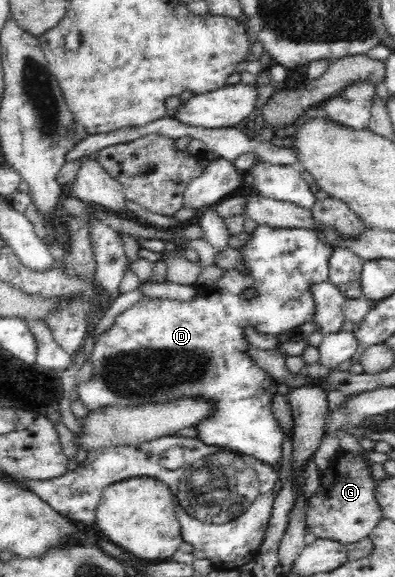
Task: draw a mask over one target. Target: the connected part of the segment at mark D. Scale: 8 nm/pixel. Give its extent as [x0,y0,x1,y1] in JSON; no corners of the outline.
[73,225,333,468]

